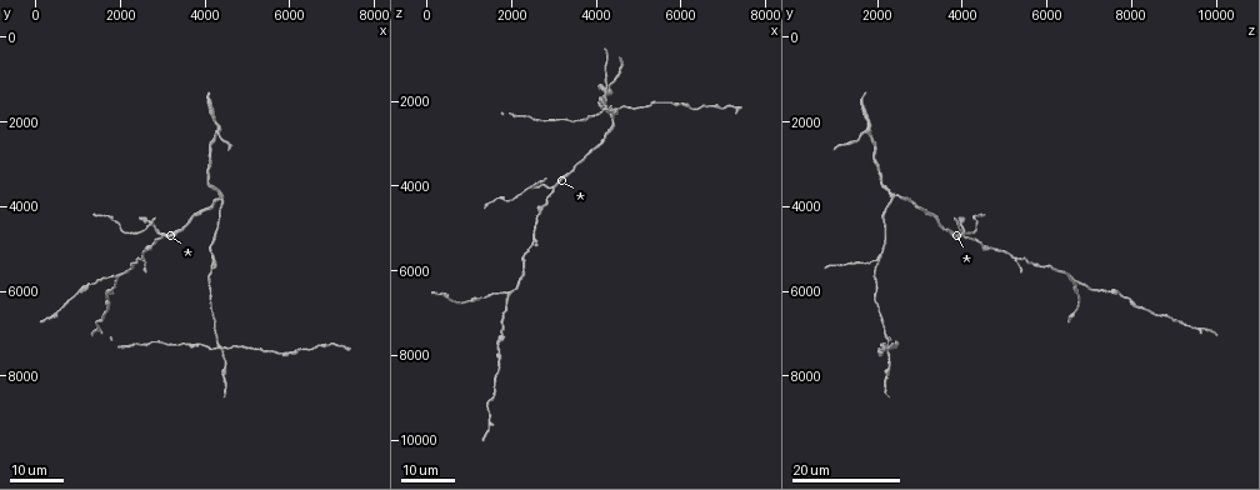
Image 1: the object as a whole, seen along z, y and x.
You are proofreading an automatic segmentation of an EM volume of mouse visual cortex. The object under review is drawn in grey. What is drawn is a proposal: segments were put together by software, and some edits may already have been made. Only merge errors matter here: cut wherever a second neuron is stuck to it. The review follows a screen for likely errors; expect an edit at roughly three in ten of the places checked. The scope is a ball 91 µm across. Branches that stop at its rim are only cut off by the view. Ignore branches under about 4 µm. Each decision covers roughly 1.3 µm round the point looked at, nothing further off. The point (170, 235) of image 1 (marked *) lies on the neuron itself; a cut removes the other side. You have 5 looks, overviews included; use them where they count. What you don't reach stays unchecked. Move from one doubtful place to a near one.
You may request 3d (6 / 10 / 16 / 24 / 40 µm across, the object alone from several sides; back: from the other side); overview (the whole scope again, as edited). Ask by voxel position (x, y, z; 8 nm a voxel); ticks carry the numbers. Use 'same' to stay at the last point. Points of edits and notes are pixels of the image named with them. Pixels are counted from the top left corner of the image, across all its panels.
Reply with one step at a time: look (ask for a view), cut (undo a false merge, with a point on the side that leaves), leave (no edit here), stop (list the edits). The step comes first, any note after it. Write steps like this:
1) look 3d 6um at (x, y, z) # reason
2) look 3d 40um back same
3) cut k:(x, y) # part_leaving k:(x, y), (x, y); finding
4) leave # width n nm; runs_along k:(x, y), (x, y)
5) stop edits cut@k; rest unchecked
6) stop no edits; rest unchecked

look 3d 16um at (4350, 7400, 2150) # a fork

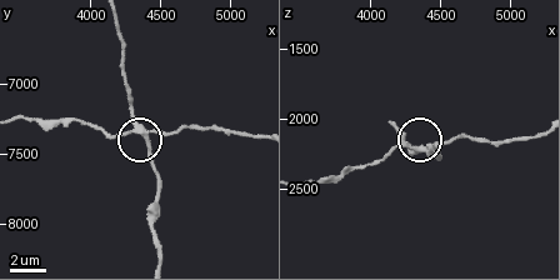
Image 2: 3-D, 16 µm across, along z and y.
look 3d 10um at (4280, 7340, 2200) # zoom in

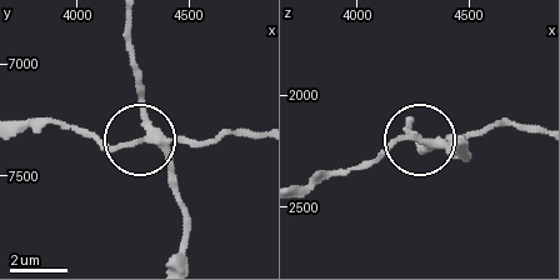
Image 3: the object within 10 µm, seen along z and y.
cut 3:(115, 146) # part_leaving 3:(159, 138), (200, 145), (235, 130), (256, 133); two neurons meet here

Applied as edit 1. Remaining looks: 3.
look 3d 16um at (4450, 3800, 2350) # branch point

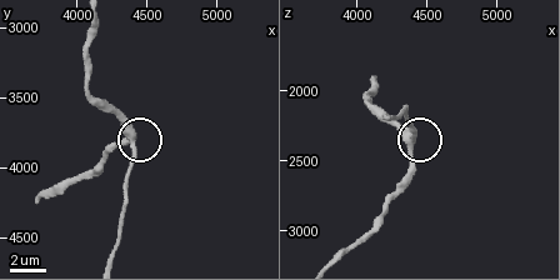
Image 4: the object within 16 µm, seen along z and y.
look 3d 10um at (4420, 3800, 2340) # closer look

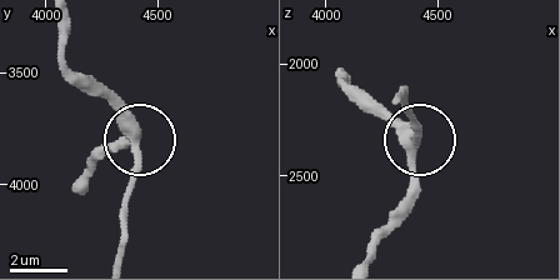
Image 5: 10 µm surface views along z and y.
leave # arms 3; all the same neuron

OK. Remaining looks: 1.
stop edits cut@3; rest unchecked

